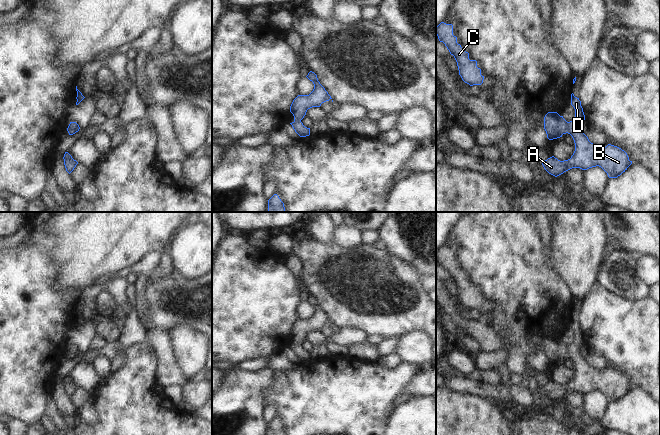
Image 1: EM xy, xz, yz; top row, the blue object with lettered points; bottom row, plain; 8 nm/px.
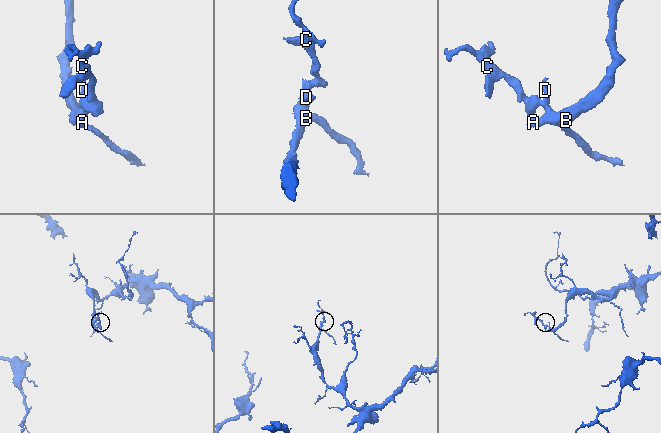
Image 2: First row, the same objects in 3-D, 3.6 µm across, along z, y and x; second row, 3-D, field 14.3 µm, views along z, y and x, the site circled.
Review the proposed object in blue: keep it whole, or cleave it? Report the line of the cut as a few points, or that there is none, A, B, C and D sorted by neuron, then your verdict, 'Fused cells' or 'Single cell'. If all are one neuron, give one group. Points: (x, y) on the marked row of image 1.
No split. Groups: A B C D. Single cell.

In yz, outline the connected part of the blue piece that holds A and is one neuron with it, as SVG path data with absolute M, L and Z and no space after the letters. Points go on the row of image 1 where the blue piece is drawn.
M571 94L571 105L575 109L575 117L567 122L557 112L548 112L544 117L544 129L549 140L570 134L575 143L575 151L570 159L560 161L554 156L548 158L542 165L551 175L557 177L572 168L587 170L601 167L609 178L617 178L632 164L627 153L621 148L608 144L605 148L595 146L582 132L581 125L585 120L579 98Z

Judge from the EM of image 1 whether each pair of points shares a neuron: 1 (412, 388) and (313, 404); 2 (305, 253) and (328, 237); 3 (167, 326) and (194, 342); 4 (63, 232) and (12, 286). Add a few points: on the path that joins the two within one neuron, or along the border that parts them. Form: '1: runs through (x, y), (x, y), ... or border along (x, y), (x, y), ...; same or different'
1: border along (417, 372), (403, 392); different
2: border along (308, 233), (322, 242), (333, 242); different
3: border along (196, 331), (178, 326), (170, 338); different
4: border along (24, 242), (36, 242), (43, 246), (59, 269); different

